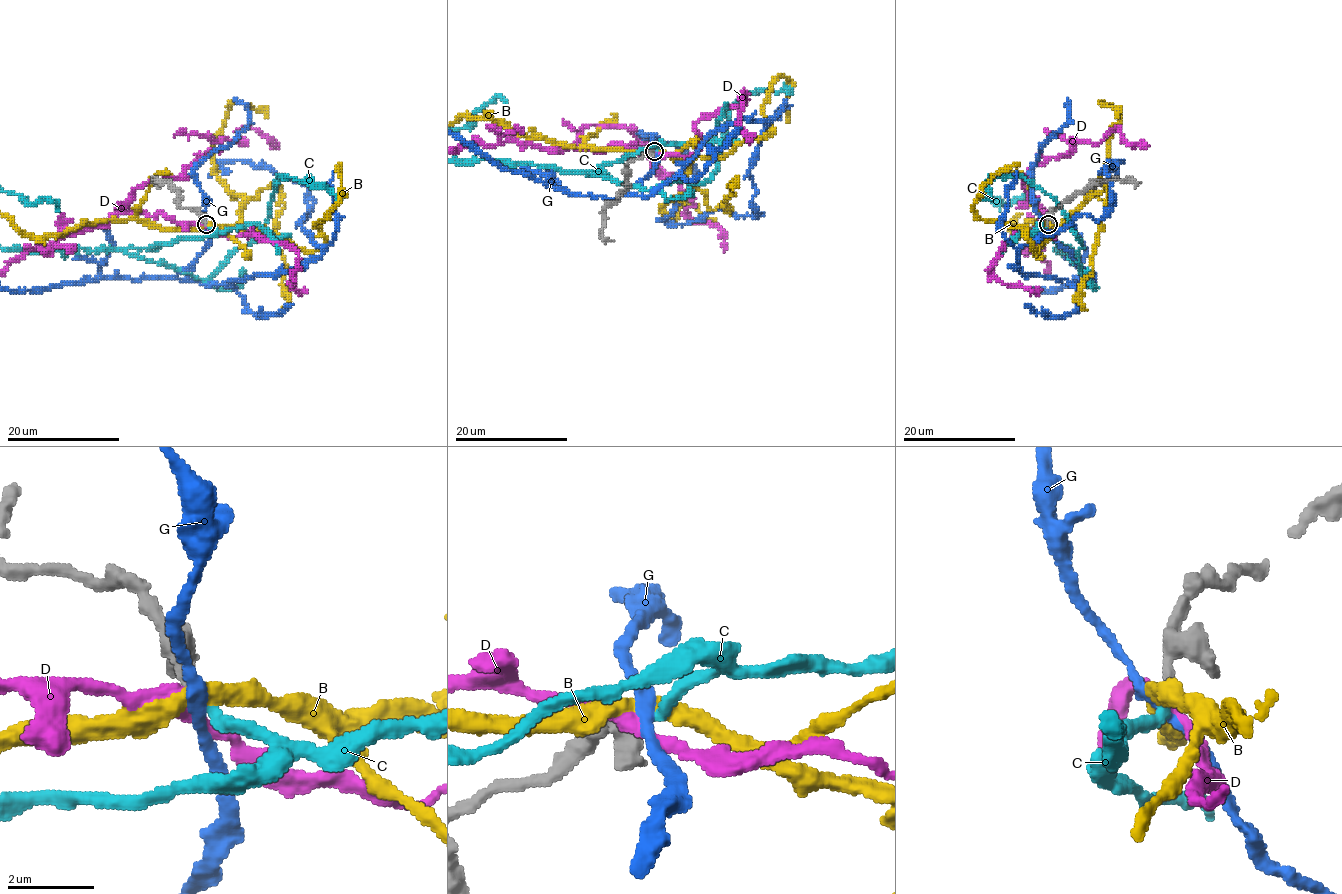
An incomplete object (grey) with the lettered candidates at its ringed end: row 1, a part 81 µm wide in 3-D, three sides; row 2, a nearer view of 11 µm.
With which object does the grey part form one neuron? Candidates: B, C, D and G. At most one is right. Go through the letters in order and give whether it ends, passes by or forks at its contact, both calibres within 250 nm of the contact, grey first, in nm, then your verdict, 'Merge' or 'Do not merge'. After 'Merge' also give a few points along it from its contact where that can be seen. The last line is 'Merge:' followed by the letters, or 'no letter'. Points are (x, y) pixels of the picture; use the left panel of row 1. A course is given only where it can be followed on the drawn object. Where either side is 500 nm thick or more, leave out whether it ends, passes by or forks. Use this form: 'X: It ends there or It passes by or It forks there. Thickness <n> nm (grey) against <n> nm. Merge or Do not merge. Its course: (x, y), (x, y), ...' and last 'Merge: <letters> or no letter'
B: It passes by. Thickness 240 nm (grey) against 360 nm. Do not merge
C: It ends there. Thickness 220 nm (grey) against 240 nm. Merge
D: It passes by. Thickness 240 nm (grey) against 360 nm. Do not merge
G: It passes by. Thickness 220 nm (grey) against 260 nm. Do not merge
Merge: C

